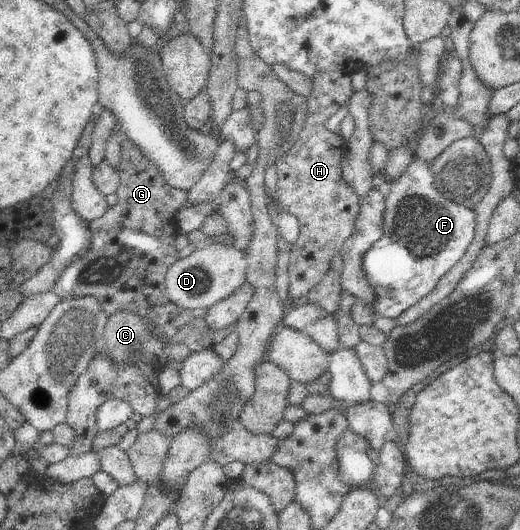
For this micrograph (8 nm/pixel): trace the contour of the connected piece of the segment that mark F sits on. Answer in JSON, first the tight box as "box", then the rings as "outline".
{"box":[362,159,477,319],"outline":[[[416,159],[395,182],[385,188],[384,233],[365,253],[362,262],[367,280],[376,294],[376,302],[371,306],[377,317],[397,319],[410,306],[418,303],[463,258],[473,240],[477,226],[474,209],[453,202],[440,193],[440,187],[430,171],[431,165],[432,162]]]}

